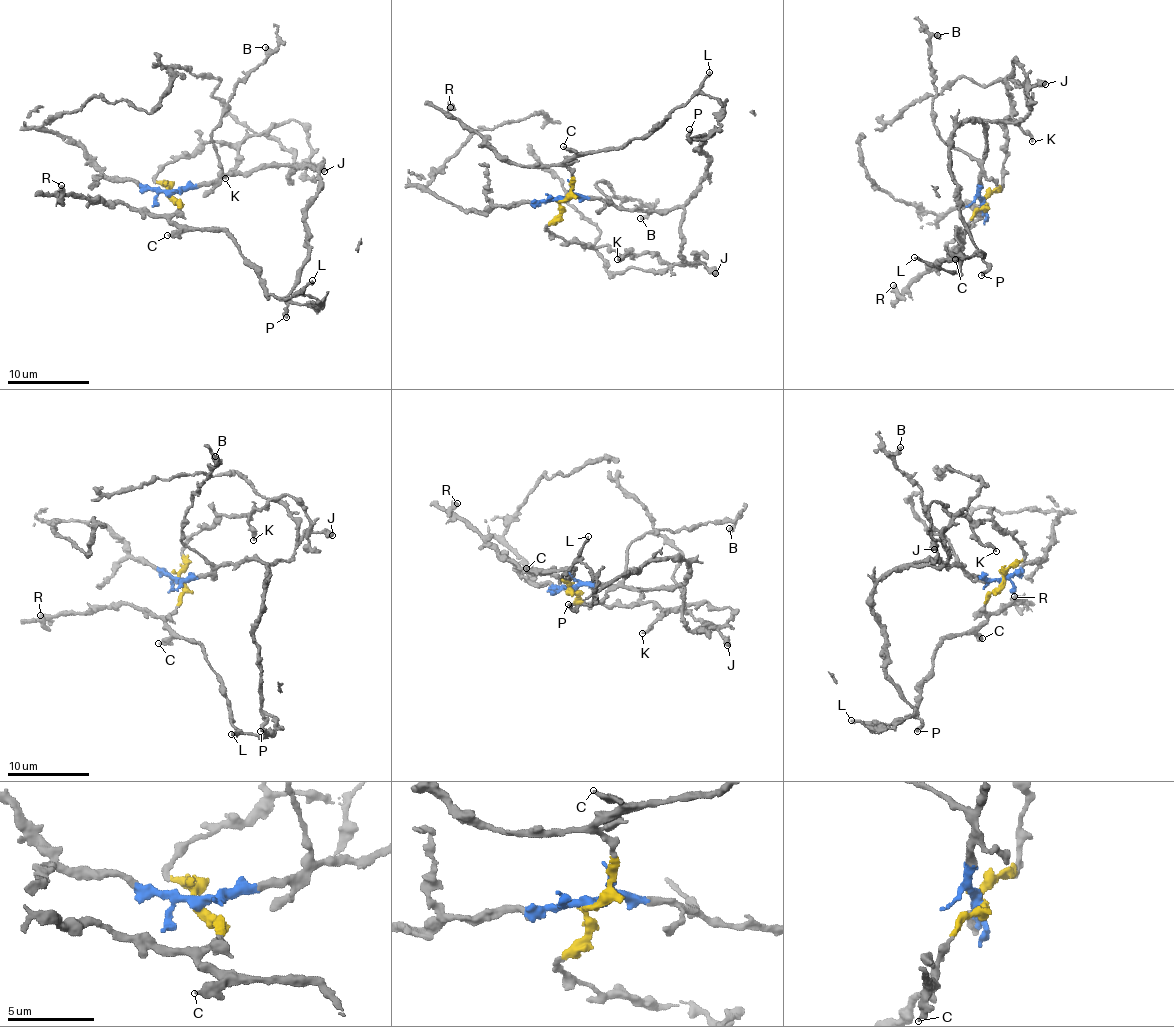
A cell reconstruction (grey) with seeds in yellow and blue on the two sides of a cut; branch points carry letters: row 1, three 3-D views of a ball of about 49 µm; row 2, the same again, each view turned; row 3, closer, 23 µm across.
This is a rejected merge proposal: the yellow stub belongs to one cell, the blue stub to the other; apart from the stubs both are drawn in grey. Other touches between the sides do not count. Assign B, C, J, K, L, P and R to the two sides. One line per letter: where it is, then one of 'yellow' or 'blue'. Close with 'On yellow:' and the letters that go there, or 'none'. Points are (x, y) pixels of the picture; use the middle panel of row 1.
B: (640, 218) | blue
C: (563, 146) | yellow
J: (715, 273) | yellow
K: (617, 259) | yellow
L: (709, 72) | yellow
P: (689, 129) | blue
R: (450, 107) | yellow
On yellow: C, J, K, L, R

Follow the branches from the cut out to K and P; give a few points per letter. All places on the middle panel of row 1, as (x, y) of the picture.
K: (561, 200), (560, 211), (546, 230), (570, 242), (595, 247), (611, 245), (620, 253), (627, 253), (618, 259)
P: (561, 200), (601, 197), (618, 206), (674, 210), (706, 177), (704, 133), (690, 140), (689, 129)

